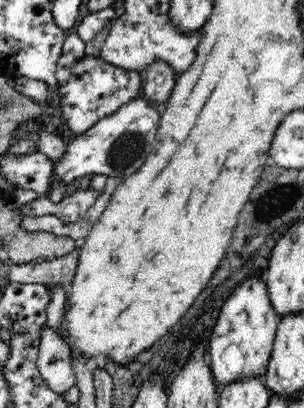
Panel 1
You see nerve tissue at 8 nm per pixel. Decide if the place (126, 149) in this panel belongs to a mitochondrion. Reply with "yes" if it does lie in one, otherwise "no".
yes

